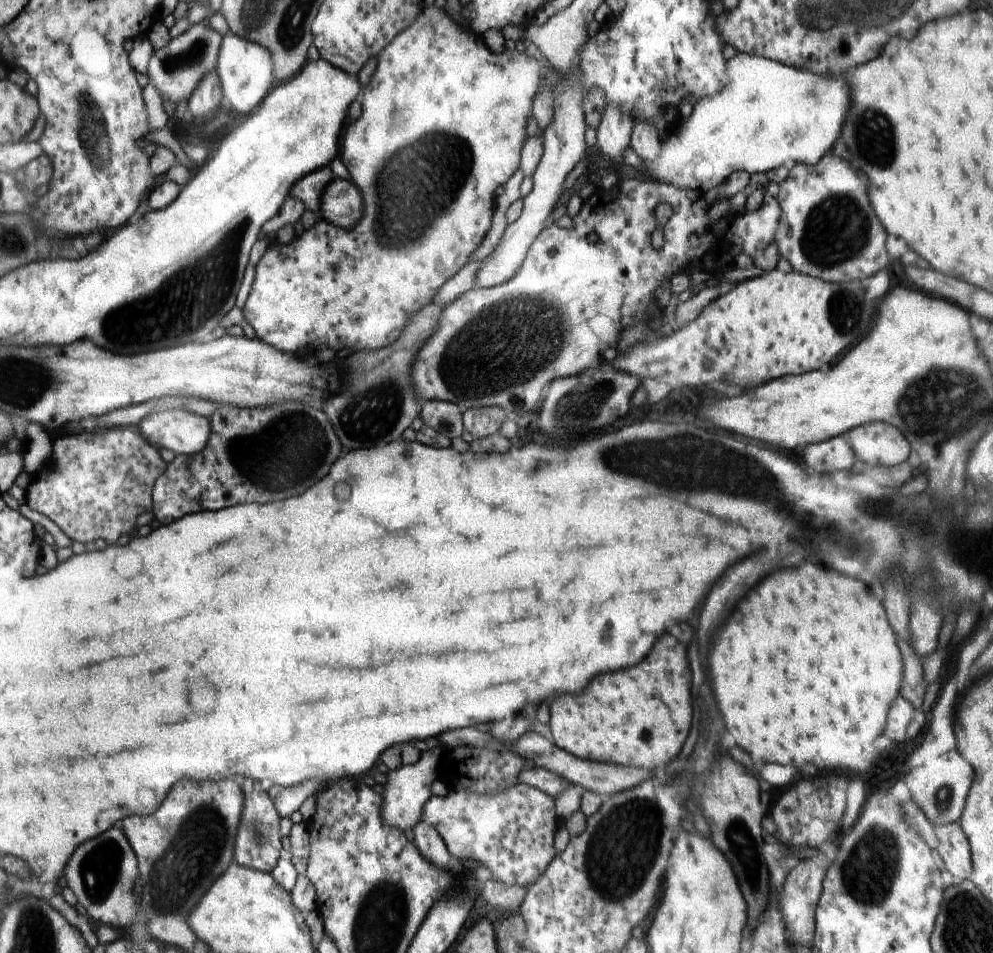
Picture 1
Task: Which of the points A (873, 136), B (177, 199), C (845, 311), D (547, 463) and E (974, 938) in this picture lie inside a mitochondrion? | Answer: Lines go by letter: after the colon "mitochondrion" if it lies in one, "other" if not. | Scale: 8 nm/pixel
A: mitochondrion
B: other
C: mitochondrion
D: mitochondrion
E: mitochondrion

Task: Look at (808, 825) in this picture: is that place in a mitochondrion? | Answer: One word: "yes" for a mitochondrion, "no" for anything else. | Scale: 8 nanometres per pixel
no

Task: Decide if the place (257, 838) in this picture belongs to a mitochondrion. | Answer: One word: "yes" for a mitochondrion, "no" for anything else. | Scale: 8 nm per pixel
yes

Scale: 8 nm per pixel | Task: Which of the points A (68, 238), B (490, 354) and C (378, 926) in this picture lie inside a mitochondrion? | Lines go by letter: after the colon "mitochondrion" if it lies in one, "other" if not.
A: other
B: mitochondrion
C: mitochondrion

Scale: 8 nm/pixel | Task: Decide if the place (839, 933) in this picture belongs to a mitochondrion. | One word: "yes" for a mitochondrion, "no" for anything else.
no

